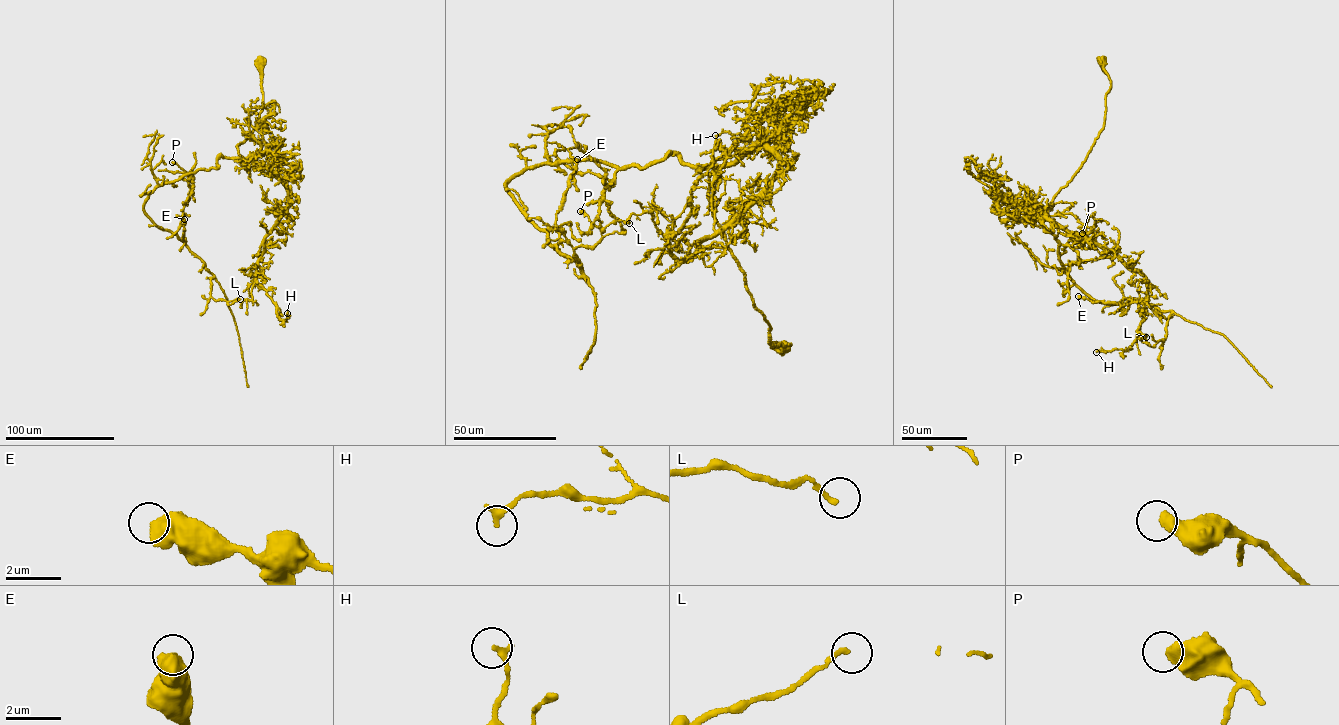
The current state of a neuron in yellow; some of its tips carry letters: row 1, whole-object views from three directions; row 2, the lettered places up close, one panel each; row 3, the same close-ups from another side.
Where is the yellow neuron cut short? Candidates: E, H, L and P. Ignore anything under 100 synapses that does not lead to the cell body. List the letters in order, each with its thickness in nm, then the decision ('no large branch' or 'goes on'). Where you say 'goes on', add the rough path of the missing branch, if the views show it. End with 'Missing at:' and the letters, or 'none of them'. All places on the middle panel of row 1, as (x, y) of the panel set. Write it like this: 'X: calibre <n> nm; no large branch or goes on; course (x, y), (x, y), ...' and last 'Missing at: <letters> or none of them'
E: calibre 650 nm; no large branch
H: calibre 240 nm; no large branch
L: calibre 160 nm; no large branch
P: calibre 480 nm; no large branch
Missing at: none of them

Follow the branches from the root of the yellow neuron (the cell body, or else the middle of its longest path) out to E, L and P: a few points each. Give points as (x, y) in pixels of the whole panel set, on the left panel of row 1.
E: (260, 60), (263, 110), (237, 146), (242, 157), (162, 183), (144, 204), (185, 243), (184, 219)
L: (260, 60), (263, 110), (237, 146), (242, 157), (162, 183), (143, 207), (215, 277), (211, 297), (240, 299)
P: (260, 60), (263, 110), (237, 146), (242, 157), (220, 156), (217, 168), (196, 170), (189, 187), (172, 162)

